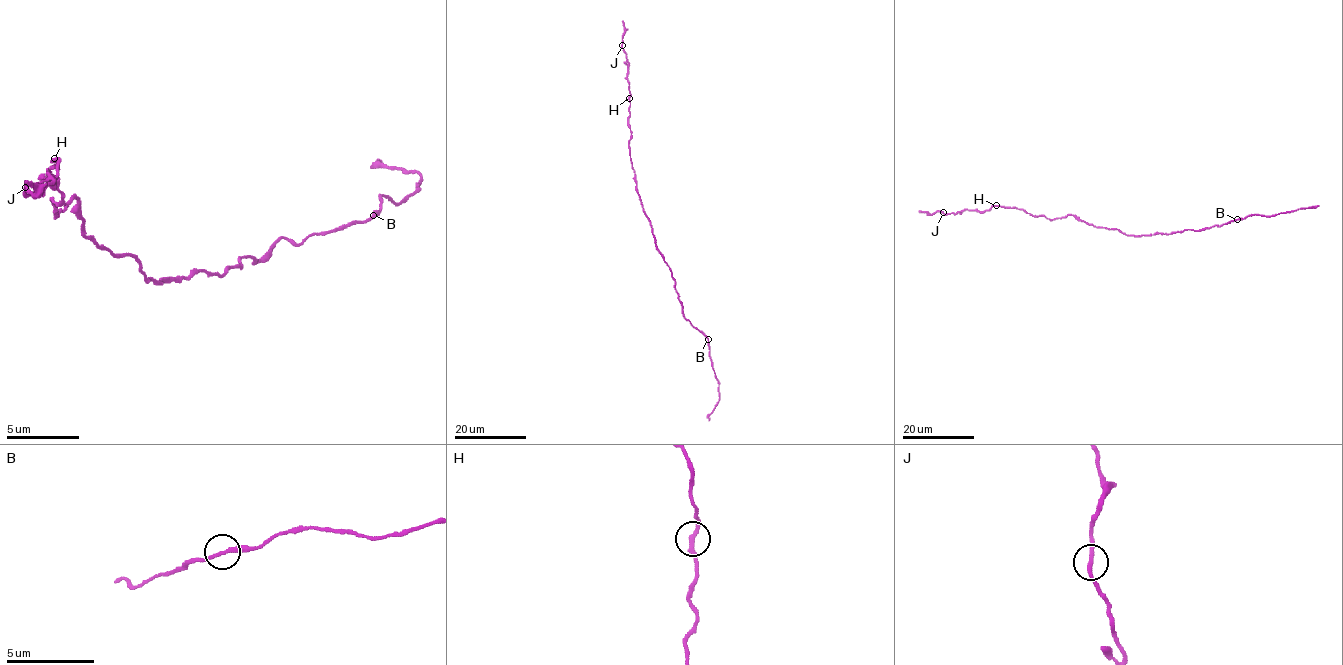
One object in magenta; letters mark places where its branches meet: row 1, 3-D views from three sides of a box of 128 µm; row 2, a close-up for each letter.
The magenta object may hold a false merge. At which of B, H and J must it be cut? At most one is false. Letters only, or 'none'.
none

